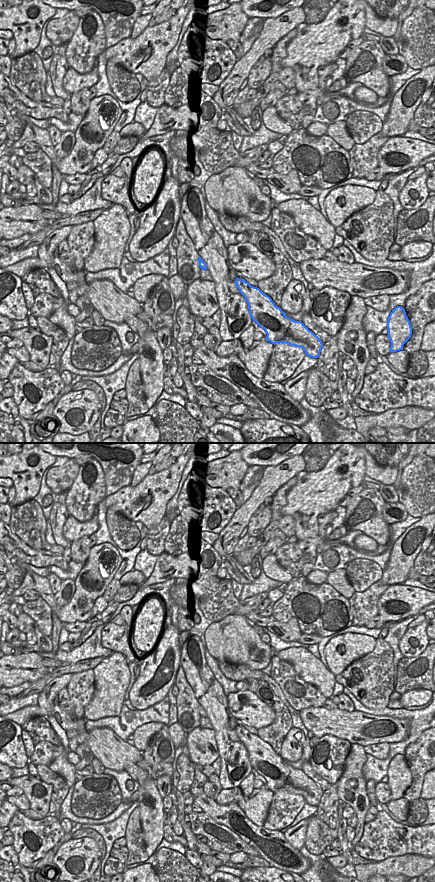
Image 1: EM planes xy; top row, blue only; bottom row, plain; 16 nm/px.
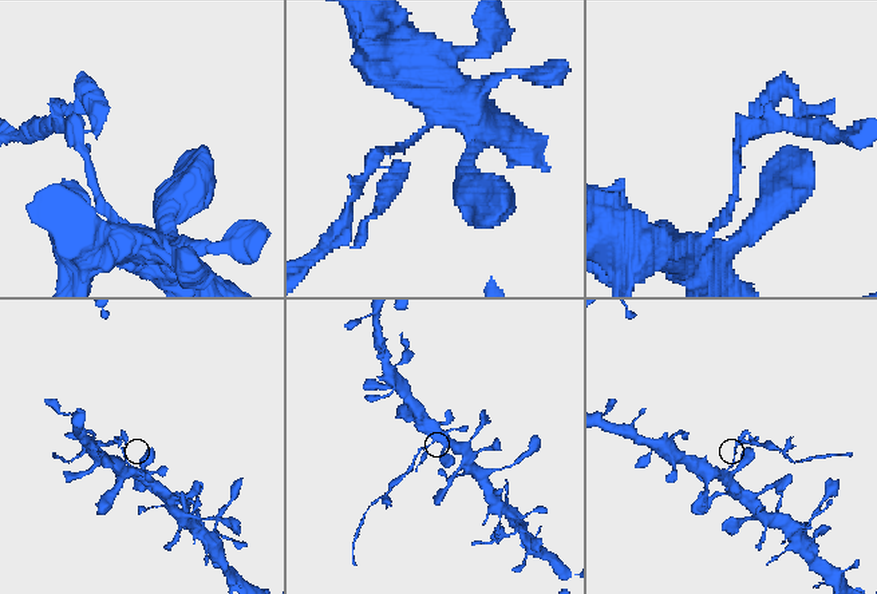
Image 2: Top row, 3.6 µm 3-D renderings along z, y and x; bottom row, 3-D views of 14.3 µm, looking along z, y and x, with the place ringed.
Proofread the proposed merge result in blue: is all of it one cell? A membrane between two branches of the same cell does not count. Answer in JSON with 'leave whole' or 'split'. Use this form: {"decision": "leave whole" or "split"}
{"decision": "split"}

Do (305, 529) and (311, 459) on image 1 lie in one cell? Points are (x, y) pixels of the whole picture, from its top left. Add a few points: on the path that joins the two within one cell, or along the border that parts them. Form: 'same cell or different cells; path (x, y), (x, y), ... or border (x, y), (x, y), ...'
different cells; border (329, 457), (321, 469), (308, 472)

